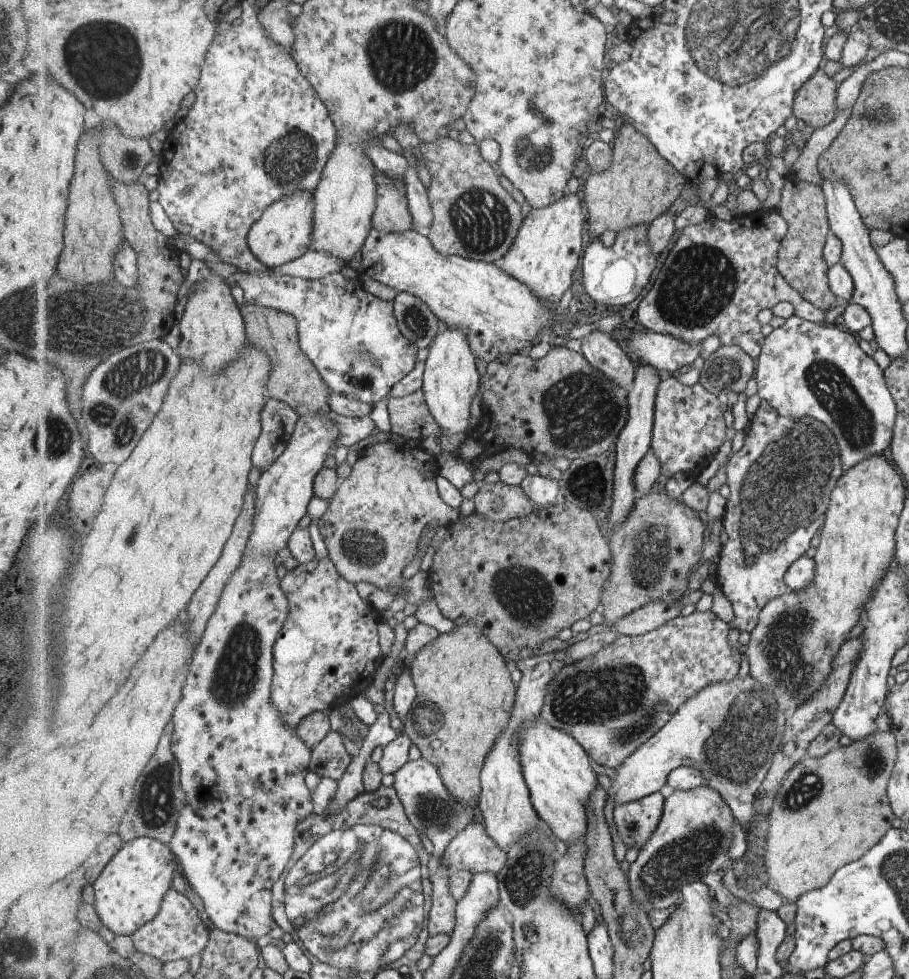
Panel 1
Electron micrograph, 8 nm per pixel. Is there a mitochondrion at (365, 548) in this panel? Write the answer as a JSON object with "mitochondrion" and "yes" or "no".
{"mitochondrion":"yes"}

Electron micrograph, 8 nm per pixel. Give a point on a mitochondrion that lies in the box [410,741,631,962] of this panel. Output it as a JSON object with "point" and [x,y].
{"point":[523,880]}

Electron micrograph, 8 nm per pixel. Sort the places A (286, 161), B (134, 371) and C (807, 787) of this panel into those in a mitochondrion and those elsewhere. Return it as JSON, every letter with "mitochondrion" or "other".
{"A":"mitochondrion","B":"mitochondrion","C":"mitochondrion"}

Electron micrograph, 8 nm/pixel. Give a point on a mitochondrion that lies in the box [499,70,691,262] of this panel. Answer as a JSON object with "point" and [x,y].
{"point":[532,151]}

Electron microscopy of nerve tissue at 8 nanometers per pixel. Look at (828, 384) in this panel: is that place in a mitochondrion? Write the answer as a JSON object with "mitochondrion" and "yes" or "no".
{"mitochondrion":"yes"}

